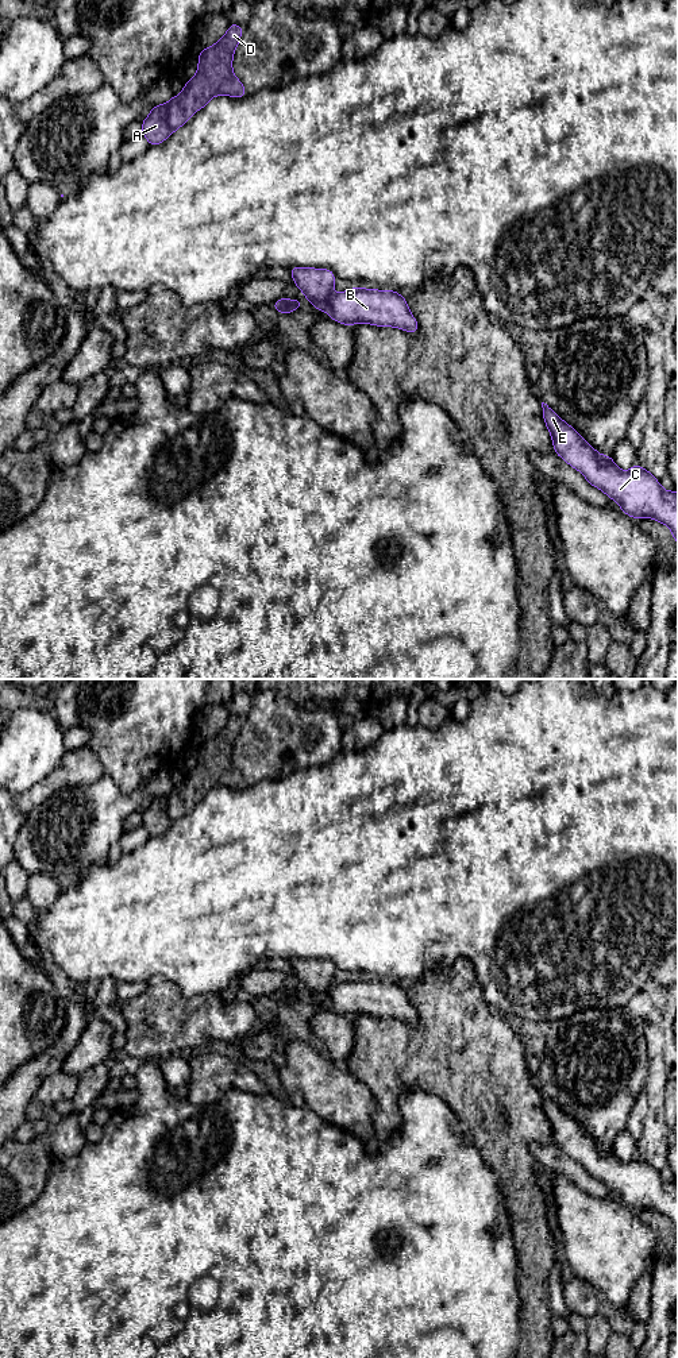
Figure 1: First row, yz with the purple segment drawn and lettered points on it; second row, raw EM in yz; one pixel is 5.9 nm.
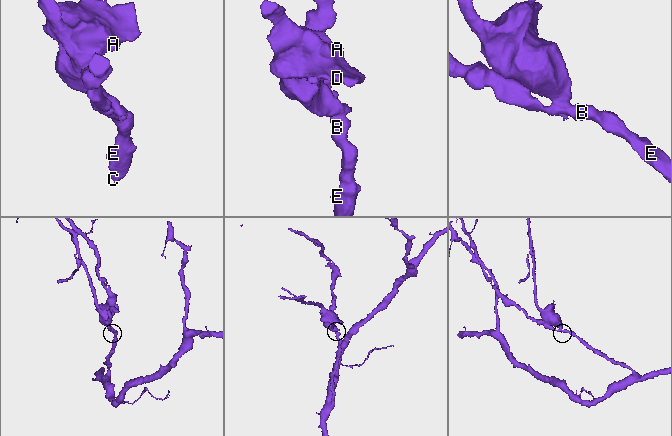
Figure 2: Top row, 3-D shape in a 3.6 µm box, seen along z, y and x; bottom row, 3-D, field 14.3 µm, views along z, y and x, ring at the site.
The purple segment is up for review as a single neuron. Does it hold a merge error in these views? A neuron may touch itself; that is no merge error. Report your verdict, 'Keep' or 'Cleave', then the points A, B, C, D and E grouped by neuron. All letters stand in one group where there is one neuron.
Cleave. Groups: A D / B C E

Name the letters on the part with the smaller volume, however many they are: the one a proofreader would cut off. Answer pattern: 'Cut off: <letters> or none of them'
Cut off: A, D

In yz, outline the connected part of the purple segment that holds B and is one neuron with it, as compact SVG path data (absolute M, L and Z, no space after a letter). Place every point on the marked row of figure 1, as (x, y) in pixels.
M354 286L347 292L338 294L332 293L327 306L316 309L325 310L330 319L343 325L367 323L378 327L396 327L411 333L416 333L419 331L417 321L408 308L407 298L401 297L400 293L394 290L375 290Z

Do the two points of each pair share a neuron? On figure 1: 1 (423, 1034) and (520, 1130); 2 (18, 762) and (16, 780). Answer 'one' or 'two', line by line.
1: one
2: one

